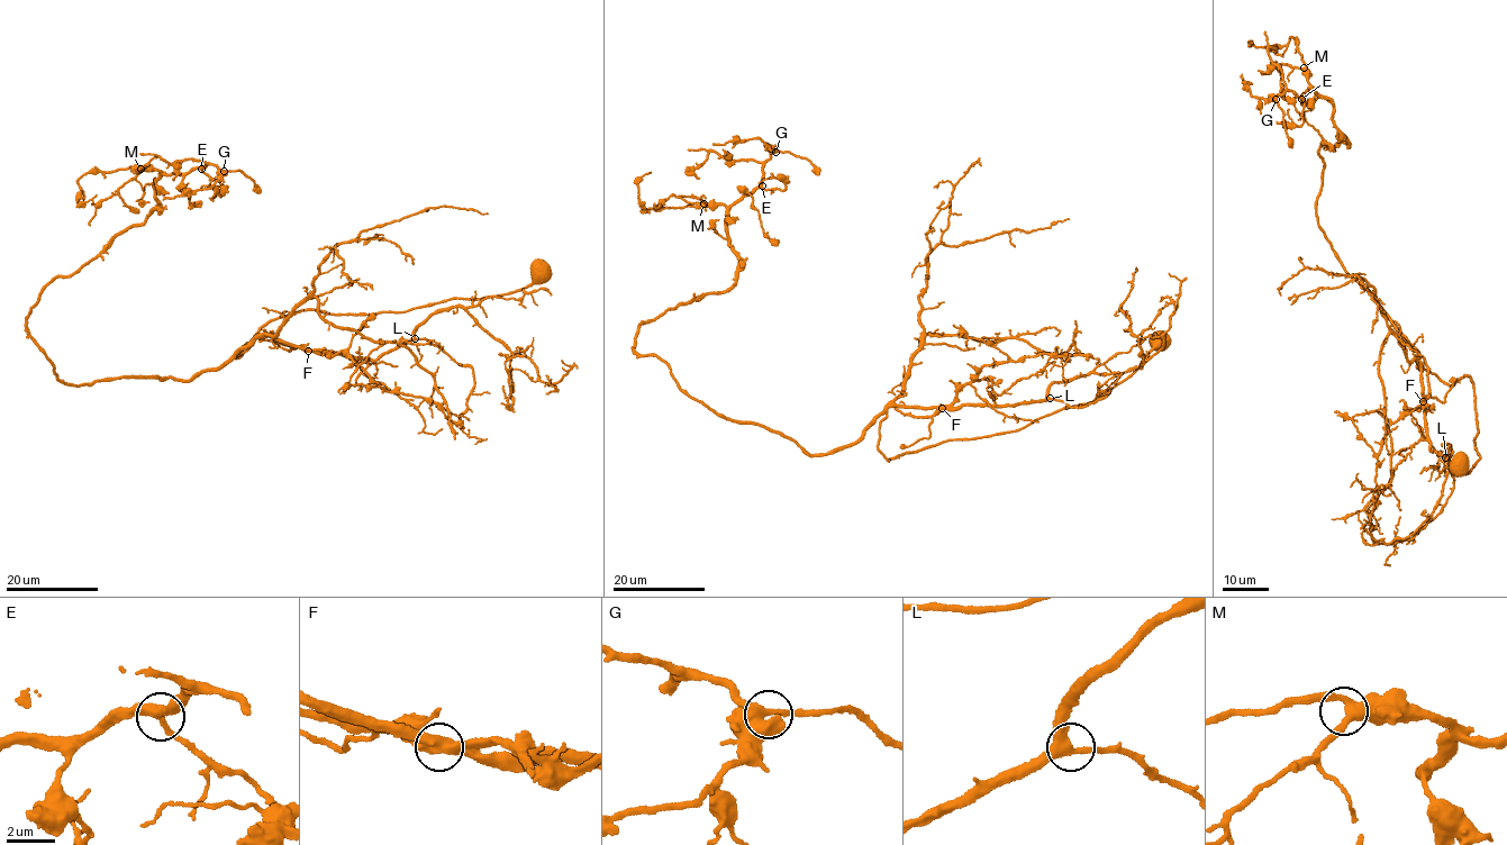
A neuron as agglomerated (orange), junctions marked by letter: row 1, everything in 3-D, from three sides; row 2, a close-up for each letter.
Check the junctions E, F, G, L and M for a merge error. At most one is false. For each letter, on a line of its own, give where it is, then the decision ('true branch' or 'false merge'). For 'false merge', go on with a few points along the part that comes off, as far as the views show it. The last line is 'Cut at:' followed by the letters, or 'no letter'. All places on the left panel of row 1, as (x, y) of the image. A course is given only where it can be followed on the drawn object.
E: (201, 169) | true branch
F: (308, 351) | false merge | (308, 351), (320, 351), (326, 355), (342, 351), (381, 388), (428, 398), (448, 419), (463, 425)
G: (224, 171) | true branch
L: (415, 338) | true branch
M: (141, 169) | true branch
Cut at: F

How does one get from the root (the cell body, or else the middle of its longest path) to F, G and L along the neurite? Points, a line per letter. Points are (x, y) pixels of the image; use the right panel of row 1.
F: (1458, 468), (1468, 473), (1479, 457), (1470, 376), (1444, 384), (1417, 359), (1422, 401)
G: (1458, 468), (1479, 457), (1470, 376), (1416, 368), (1318, 224), (1318, 148), (1350, 147), (1333, 102), (1276, 99)
L: (1458, 468), (1468, 473), (1479, 457), (1472, 382), (1467, 374), (1444, 384), (1417, 359), (1430, 447), (1445, 457)

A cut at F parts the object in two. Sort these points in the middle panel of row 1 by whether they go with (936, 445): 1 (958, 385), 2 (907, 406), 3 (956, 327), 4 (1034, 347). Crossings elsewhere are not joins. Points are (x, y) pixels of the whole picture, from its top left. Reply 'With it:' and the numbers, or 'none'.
With it: 2, 4

